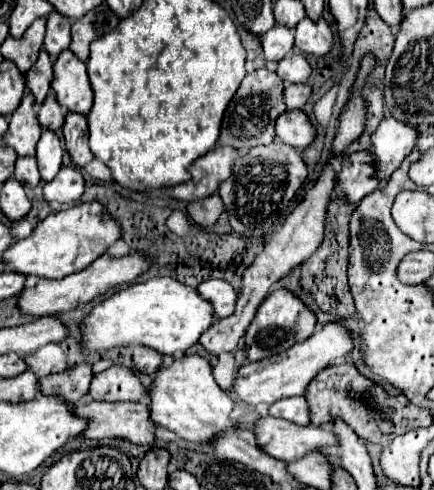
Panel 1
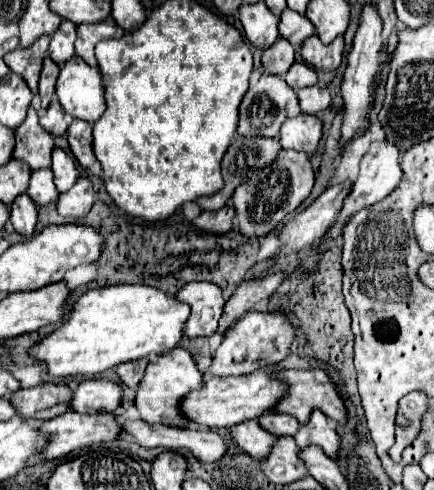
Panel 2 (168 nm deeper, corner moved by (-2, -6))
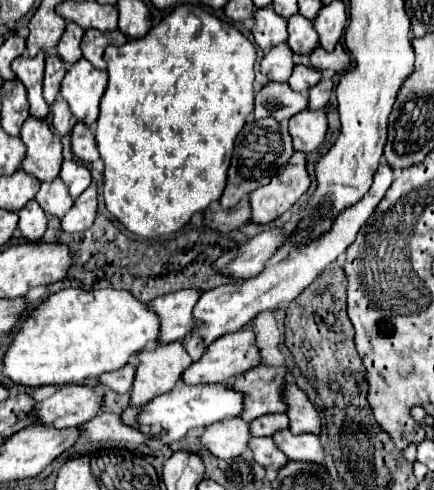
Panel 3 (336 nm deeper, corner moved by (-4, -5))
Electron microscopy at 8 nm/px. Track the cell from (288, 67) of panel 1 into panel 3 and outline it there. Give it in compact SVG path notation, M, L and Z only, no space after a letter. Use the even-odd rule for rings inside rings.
M294 65L292 77L288 79L290 87L294 91L308 91L310 87L314 87L318 81L322 79L322 73L316 71L314 67L306 67L306 65Z

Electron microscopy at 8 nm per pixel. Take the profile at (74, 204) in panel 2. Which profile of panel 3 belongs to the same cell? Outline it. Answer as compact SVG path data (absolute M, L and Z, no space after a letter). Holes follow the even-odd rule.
M92 183L76 201L74 207L62 217L62 229L66 233L80 233L92 227L98 209L98 191Z

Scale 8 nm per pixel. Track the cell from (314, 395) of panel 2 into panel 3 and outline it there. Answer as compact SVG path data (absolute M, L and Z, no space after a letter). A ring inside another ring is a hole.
M256 365L252 371L240 375L230 387L244 395L244 411L240 417L250 423L266 413L284 413L286 403L282 399L282 387L294 383L294 377L284 367Z

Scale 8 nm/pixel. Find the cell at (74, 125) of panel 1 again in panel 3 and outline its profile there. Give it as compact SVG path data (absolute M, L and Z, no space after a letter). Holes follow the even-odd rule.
M76 123L72 129L72 153L82 161L82 163L92 163L96 159L100 159L98 149L96 149L96 141L94 141L94 133L88 125L84 123Z

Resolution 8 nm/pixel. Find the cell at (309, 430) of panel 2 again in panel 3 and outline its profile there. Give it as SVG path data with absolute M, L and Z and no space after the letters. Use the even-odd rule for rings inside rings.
M294 383L284 389L284 401L288 403L288 419L290 419L290 433L292 435L300 435L300 433L314 433L320 435L322 429L322 419L320 419L320 411L314 403L308 401L306 393L300 391Z

